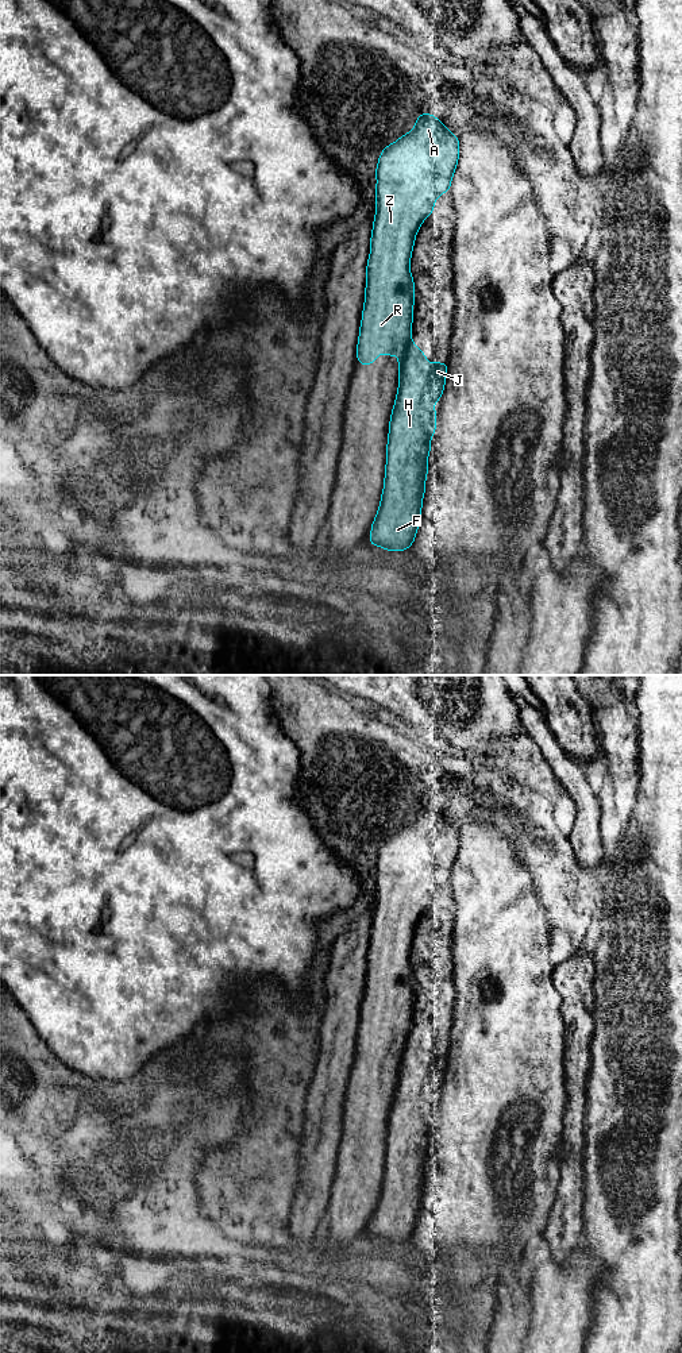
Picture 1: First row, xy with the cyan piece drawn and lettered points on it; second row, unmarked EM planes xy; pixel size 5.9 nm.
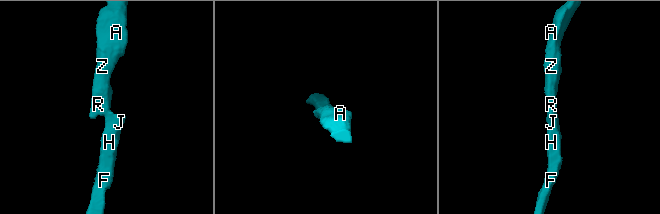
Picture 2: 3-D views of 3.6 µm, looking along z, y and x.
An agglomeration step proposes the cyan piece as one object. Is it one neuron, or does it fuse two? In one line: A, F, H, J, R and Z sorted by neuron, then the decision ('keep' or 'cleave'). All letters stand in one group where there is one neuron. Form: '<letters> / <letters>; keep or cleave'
A R Z / F H J; cleave

